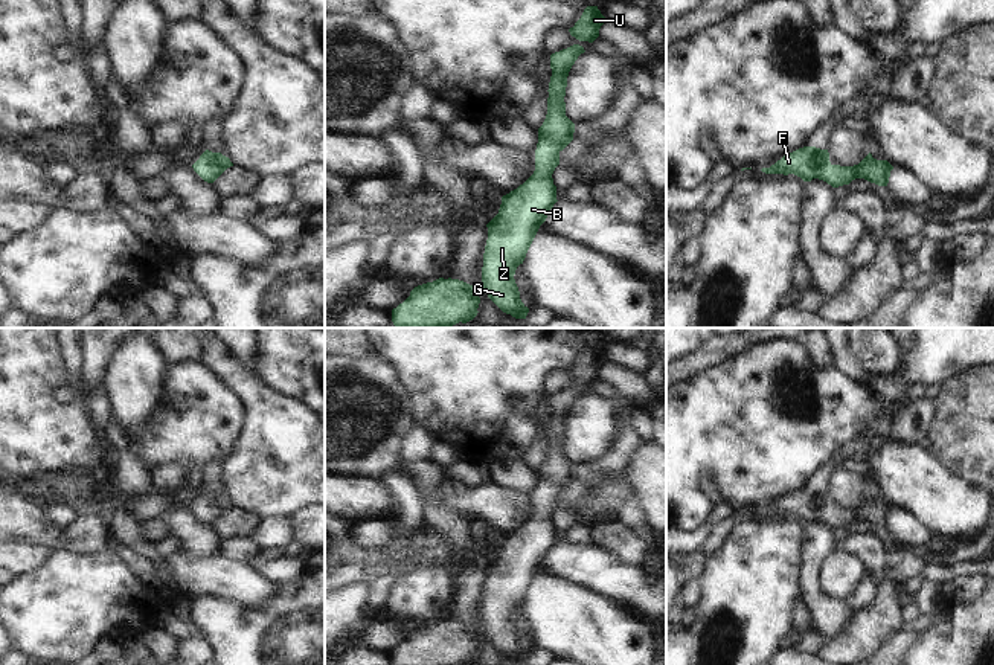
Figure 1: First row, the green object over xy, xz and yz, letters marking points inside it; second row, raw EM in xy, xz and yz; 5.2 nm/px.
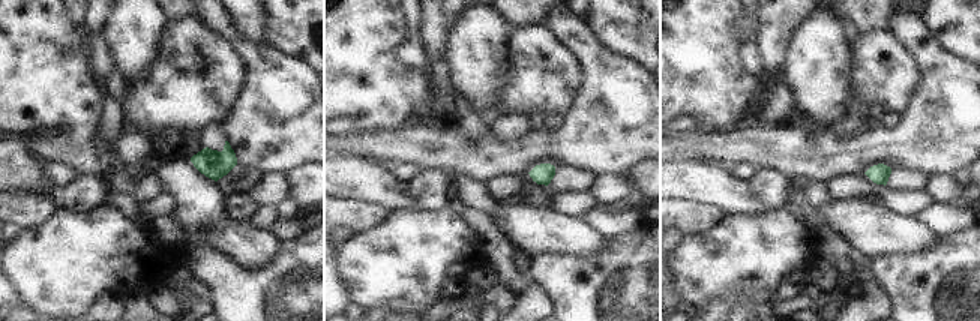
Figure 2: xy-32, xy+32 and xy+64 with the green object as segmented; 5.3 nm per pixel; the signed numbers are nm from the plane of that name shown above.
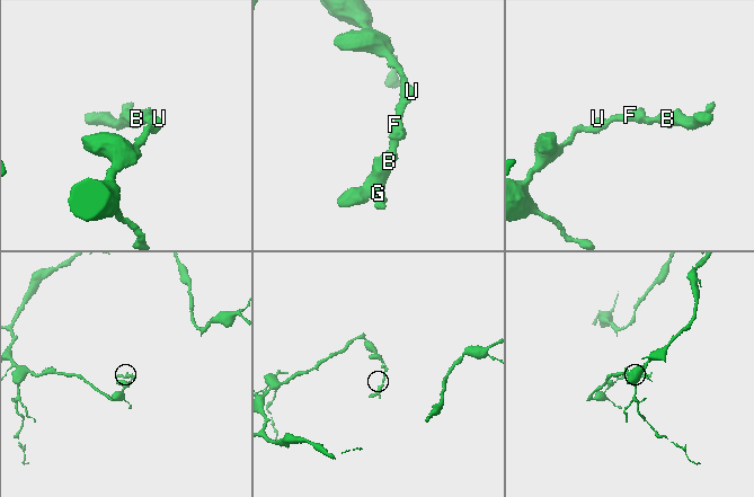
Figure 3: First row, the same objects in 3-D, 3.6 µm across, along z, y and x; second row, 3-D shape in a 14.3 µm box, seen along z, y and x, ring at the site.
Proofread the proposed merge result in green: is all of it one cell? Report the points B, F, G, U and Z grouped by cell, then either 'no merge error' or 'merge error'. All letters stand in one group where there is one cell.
groups B F G U Z; no merge error

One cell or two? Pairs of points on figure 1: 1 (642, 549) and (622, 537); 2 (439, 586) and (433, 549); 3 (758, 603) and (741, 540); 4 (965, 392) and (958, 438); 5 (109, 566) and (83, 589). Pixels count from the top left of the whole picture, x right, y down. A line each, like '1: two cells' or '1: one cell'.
1: one cell
2: two cells
3: one cell
4: one cell
5: one cell

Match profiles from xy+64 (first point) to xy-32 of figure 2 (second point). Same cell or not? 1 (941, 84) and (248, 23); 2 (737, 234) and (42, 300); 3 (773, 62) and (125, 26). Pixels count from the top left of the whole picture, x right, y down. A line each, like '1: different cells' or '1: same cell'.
1: different cells
2: same cell
3: different cells

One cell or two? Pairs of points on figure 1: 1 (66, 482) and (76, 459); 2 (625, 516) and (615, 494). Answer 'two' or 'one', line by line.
1: two
2: two

